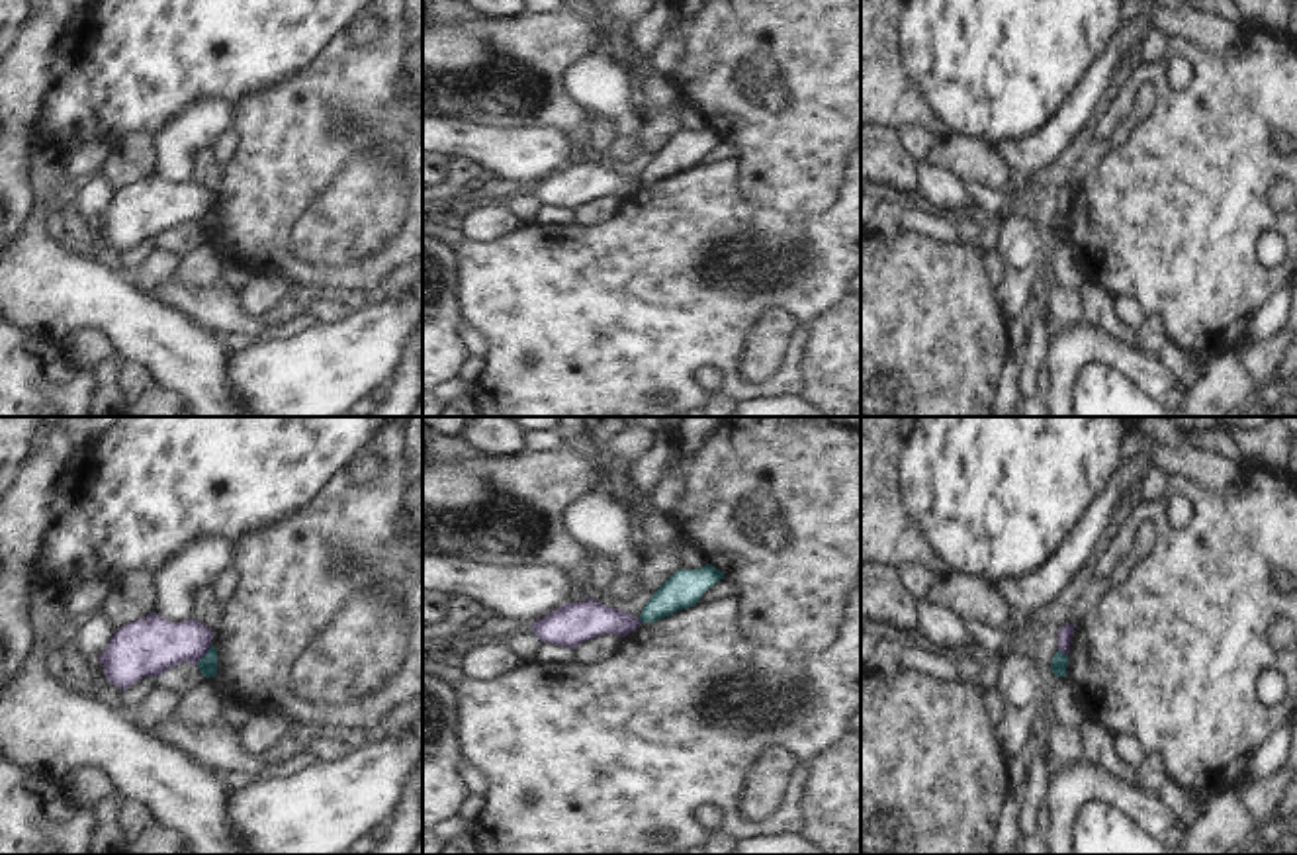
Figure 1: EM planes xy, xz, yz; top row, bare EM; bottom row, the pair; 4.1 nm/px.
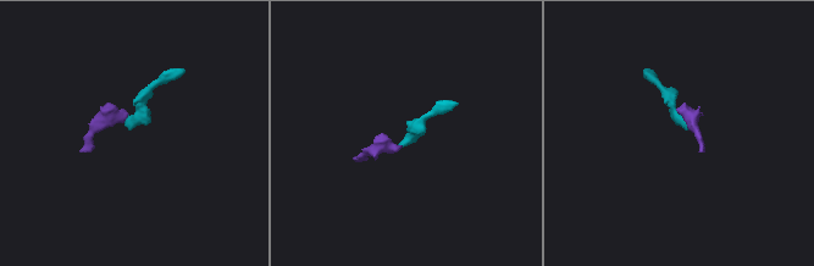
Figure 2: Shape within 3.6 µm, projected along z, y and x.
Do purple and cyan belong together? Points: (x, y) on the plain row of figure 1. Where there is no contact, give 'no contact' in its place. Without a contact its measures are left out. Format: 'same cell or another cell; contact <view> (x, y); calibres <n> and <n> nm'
another cell; contact xy (204, 216); calibres 240 and 80 nm

